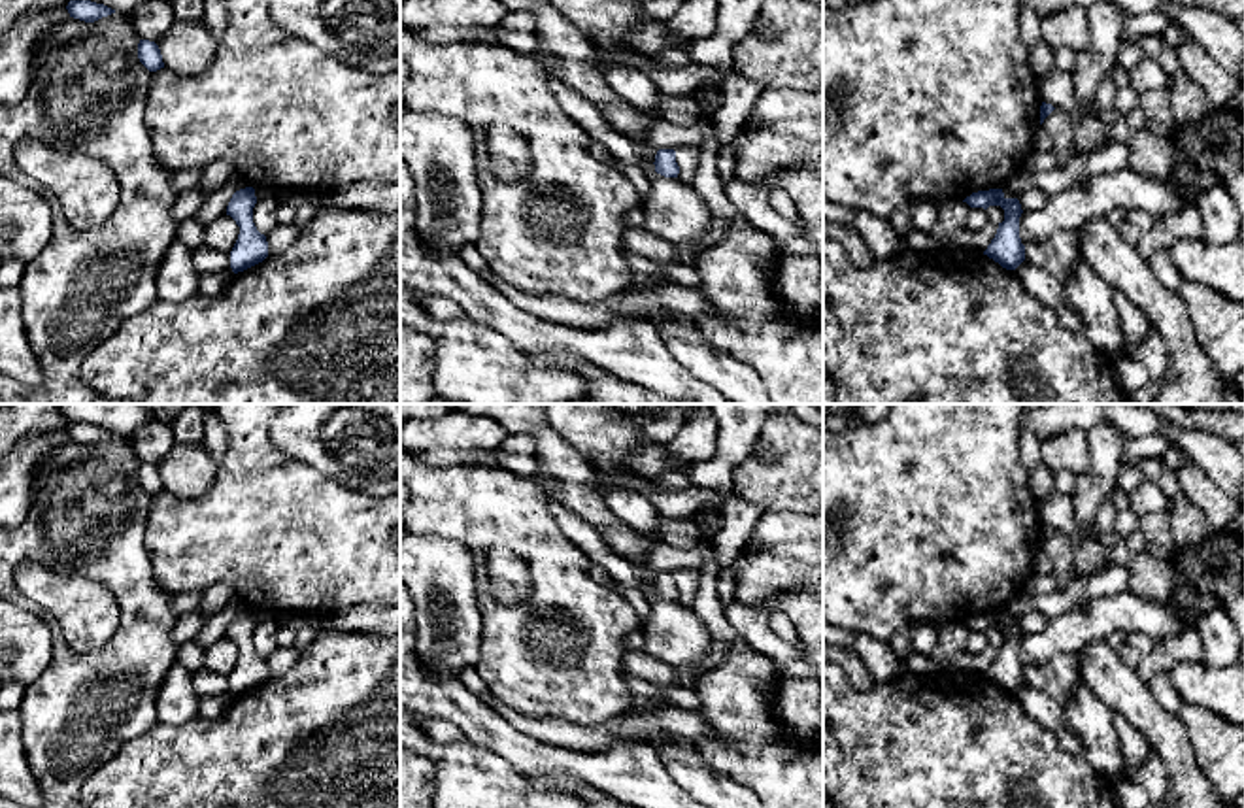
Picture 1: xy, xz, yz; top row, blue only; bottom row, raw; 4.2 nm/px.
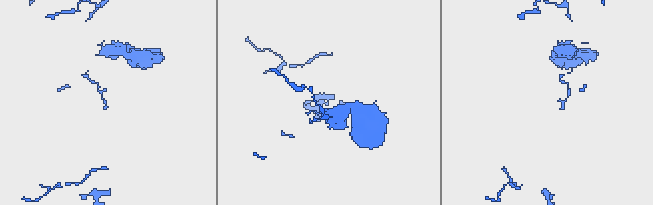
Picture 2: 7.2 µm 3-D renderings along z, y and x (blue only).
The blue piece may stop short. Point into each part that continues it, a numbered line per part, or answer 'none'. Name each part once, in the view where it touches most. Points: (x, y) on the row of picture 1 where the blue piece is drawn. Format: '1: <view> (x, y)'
none

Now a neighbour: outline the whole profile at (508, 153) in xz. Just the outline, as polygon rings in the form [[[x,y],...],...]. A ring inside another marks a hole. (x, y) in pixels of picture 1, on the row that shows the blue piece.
[[[510,126],[487,130],[487,155],[493,174],[506,183],[527,177],[530,170],[527,140]]]

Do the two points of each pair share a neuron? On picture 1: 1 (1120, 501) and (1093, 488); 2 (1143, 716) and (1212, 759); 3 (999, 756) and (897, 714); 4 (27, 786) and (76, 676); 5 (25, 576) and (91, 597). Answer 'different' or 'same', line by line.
1: different
2: different
3: same
4: different
5: same

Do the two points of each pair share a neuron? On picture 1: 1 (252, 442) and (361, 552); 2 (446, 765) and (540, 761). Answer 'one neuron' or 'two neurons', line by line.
1: one neuron
2: two neurons

